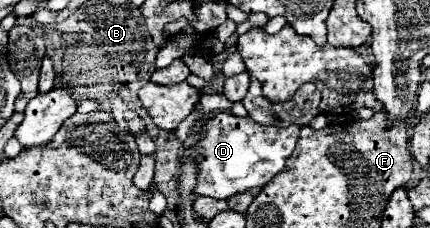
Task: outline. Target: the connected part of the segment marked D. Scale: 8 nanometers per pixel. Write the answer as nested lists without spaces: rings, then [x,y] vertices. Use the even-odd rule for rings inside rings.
[[[218,113],[206,121],[202,139],[194,145],[194,155],[198,155],[200,175],[196,195],[206,195],[214,199],[228,199],[242,191],[258,191],[270,183],[284,167],[298,141],[300,127],[290,125],[286,129],[274,125],[258,125],[250,117],[236,117],[232,113]]]

